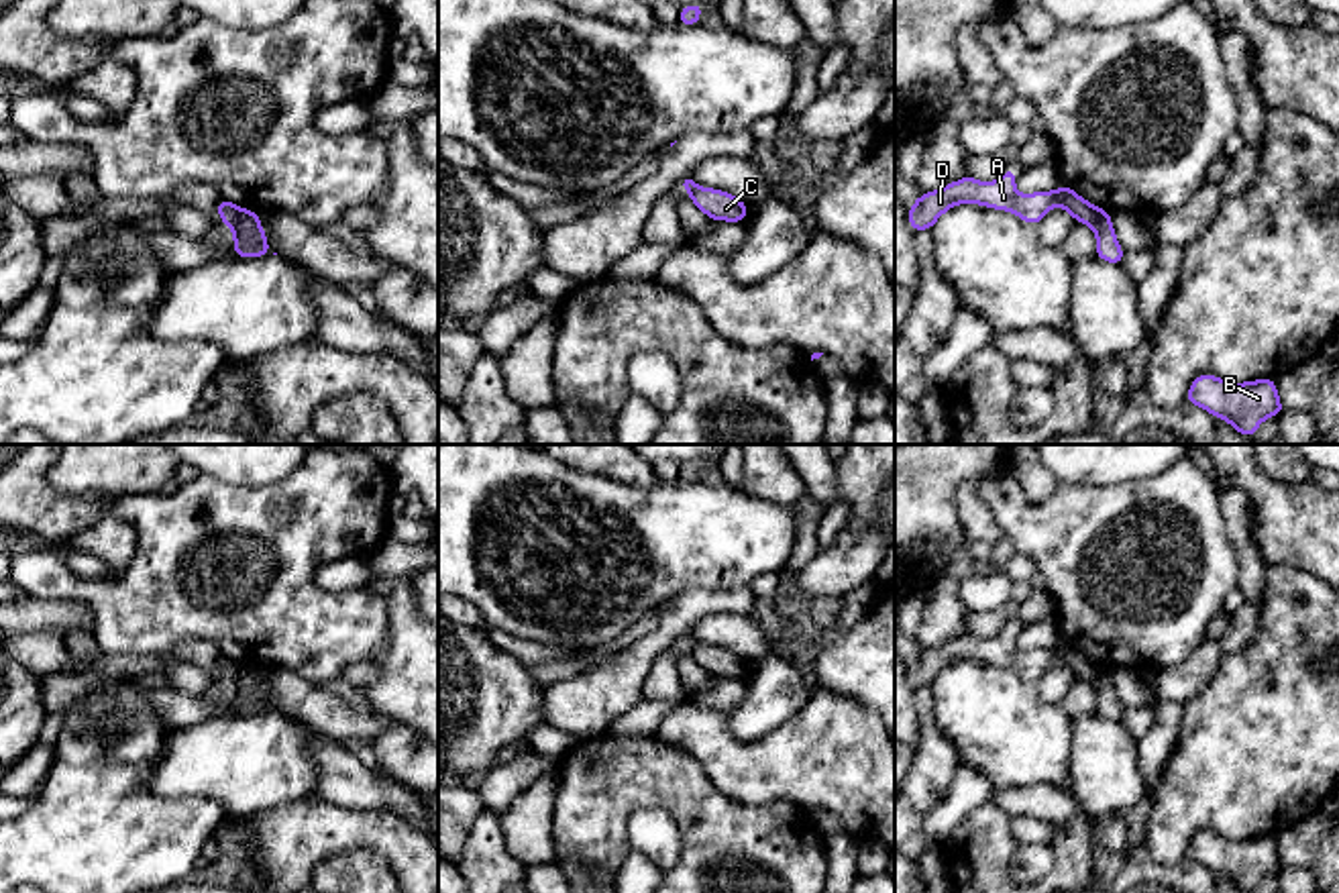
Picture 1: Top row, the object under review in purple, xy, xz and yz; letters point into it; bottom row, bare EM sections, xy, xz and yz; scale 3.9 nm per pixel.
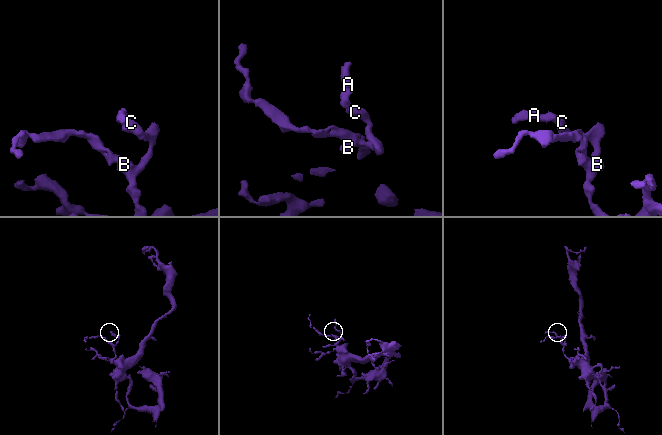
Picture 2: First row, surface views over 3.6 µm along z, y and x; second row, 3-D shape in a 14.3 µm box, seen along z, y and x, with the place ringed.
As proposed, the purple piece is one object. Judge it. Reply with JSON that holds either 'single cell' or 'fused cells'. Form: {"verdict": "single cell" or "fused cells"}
{"verdict": "fused cells"}

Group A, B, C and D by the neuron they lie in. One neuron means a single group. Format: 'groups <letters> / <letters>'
groups A D / B C

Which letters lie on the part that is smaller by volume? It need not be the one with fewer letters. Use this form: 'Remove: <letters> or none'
Remove: A, D

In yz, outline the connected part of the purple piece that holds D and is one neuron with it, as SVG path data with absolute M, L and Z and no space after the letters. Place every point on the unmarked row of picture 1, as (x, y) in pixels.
M1009 624L999 636L982 640L974 634L962 634L938 648L923 648L921 654L909 663L909 681L917 687L929 687L933 679L952 663L972 659L995 667L1009 667L1029 681L1039 681L1043 671L1054 663L1070 669L1072 677L1096 683L1101 665L1088 661L1074 646L1060 642L1056 648L1033 648L1021 652L1015 648L1015 624Z

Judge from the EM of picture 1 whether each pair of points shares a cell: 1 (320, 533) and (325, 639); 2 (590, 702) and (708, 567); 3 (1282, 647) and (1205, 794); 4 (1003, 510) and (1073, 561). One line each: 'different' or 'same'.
1: same
2: different
3: same
4: same

